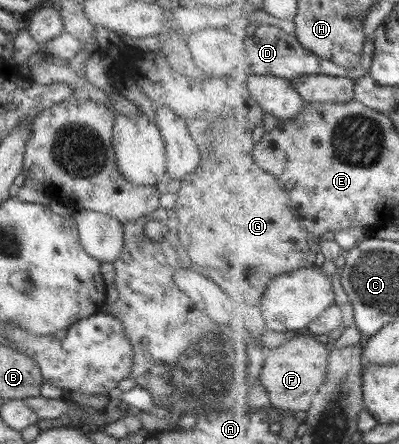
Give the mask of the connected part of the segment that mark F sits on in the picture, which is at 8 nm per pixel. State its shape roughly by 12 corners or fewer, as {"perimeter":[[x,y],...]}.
{"perimeter":[[298,334],[270,352],[262,386],[276,409],[310,410],[331,351]]}

